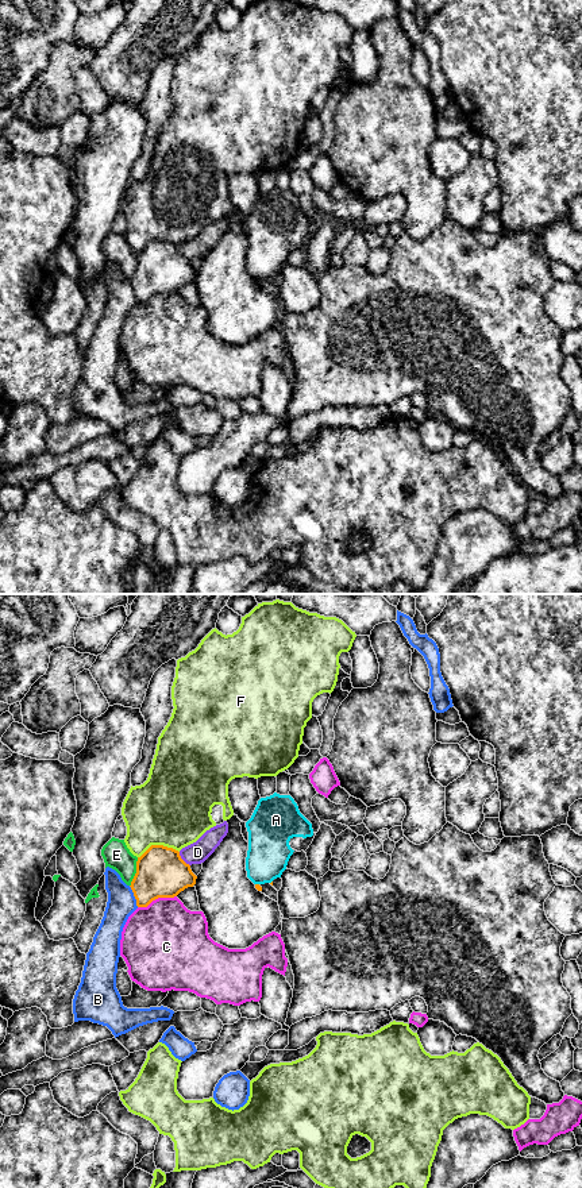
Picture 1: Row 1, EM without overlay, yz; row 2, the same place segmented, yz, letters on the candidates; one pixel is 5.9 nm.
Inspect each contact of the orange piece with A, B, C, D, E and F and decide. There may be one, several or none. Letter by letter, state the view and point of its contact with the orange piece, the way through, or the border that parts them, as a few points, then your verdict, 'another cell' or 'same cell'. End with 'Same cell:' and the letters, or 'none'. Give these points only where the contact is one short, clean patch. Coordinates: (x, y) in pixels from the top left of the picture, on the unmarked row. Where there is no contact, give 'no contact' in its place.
A: yz (257, 280) | another cell
B: yz (134, 290) | another cell
C: yz (157, 293) | another cell
D: yz (181, 254) | another cell
E: yz (137, 267) | along yz (138, 253), (135, 270), (130, 281) | another cell
F: yz (158, 240) | another cell
Same cell: none

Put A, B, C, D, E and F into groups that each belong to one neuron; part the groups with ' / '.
A / B / C / D / E / F

